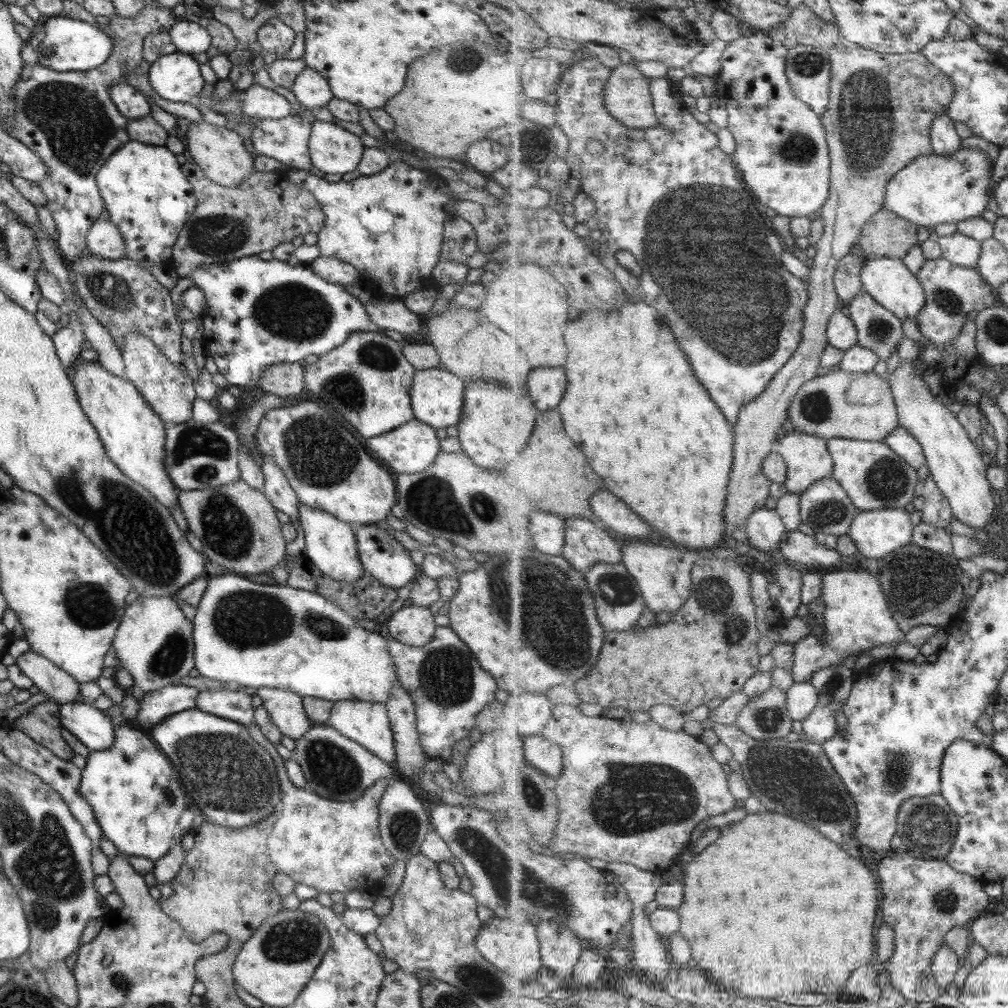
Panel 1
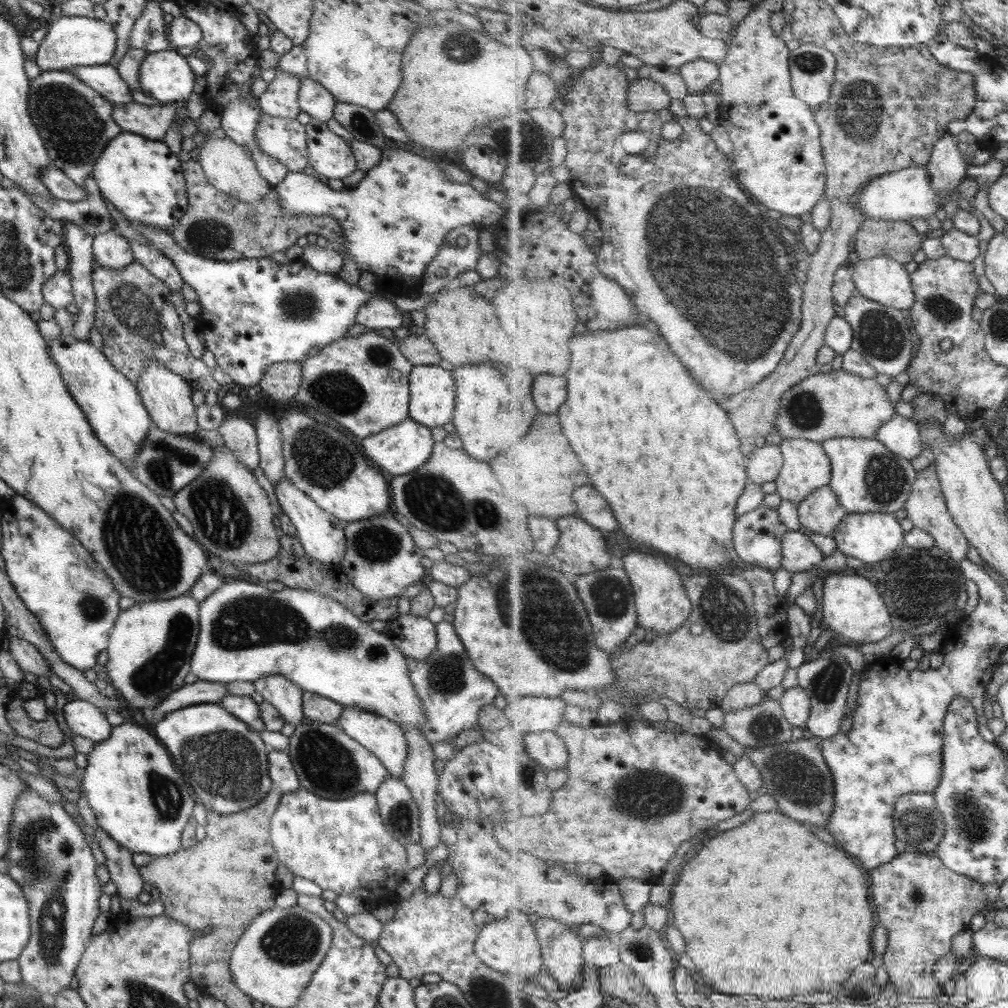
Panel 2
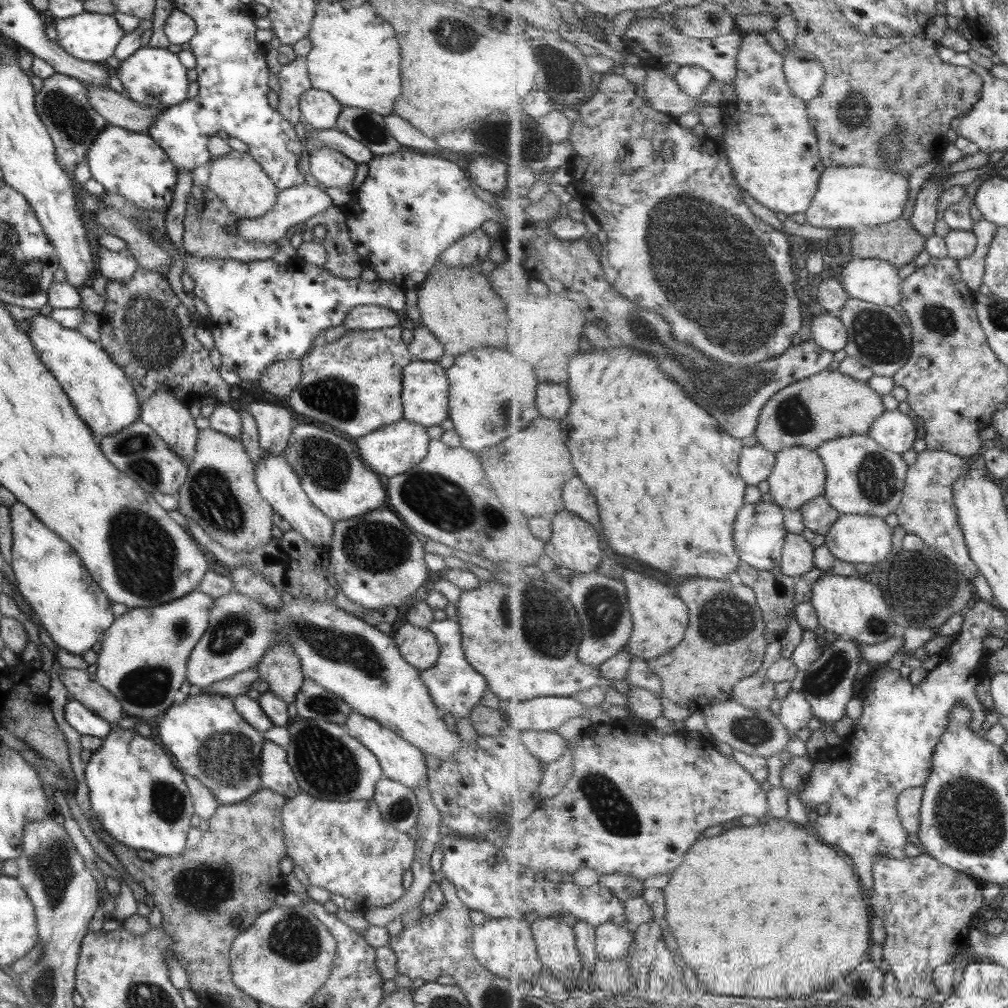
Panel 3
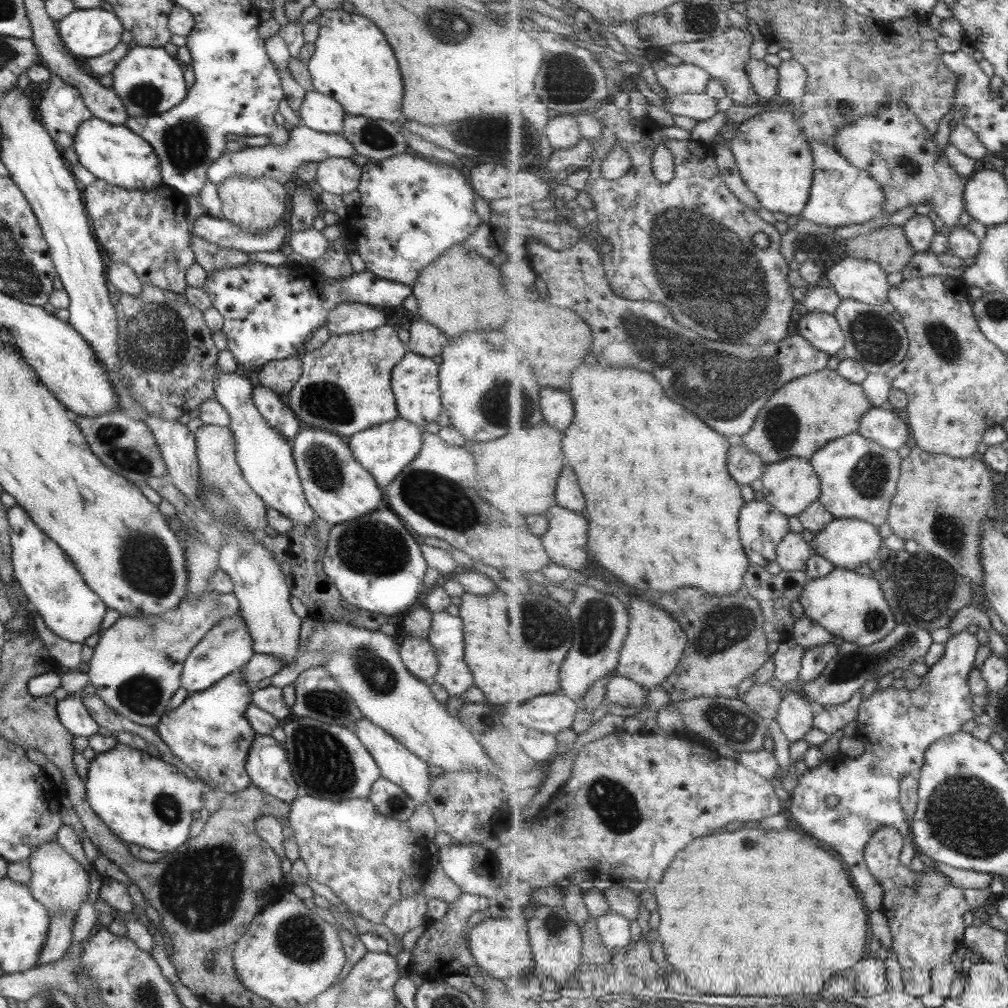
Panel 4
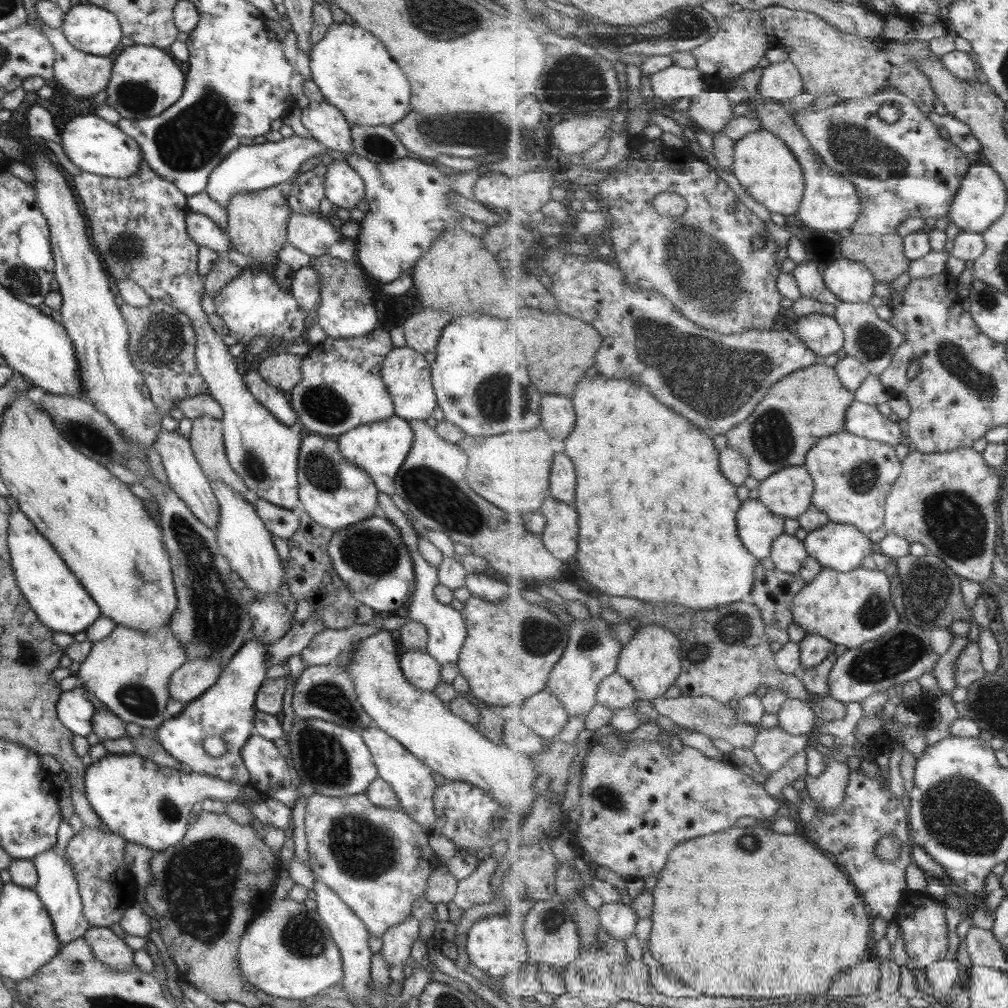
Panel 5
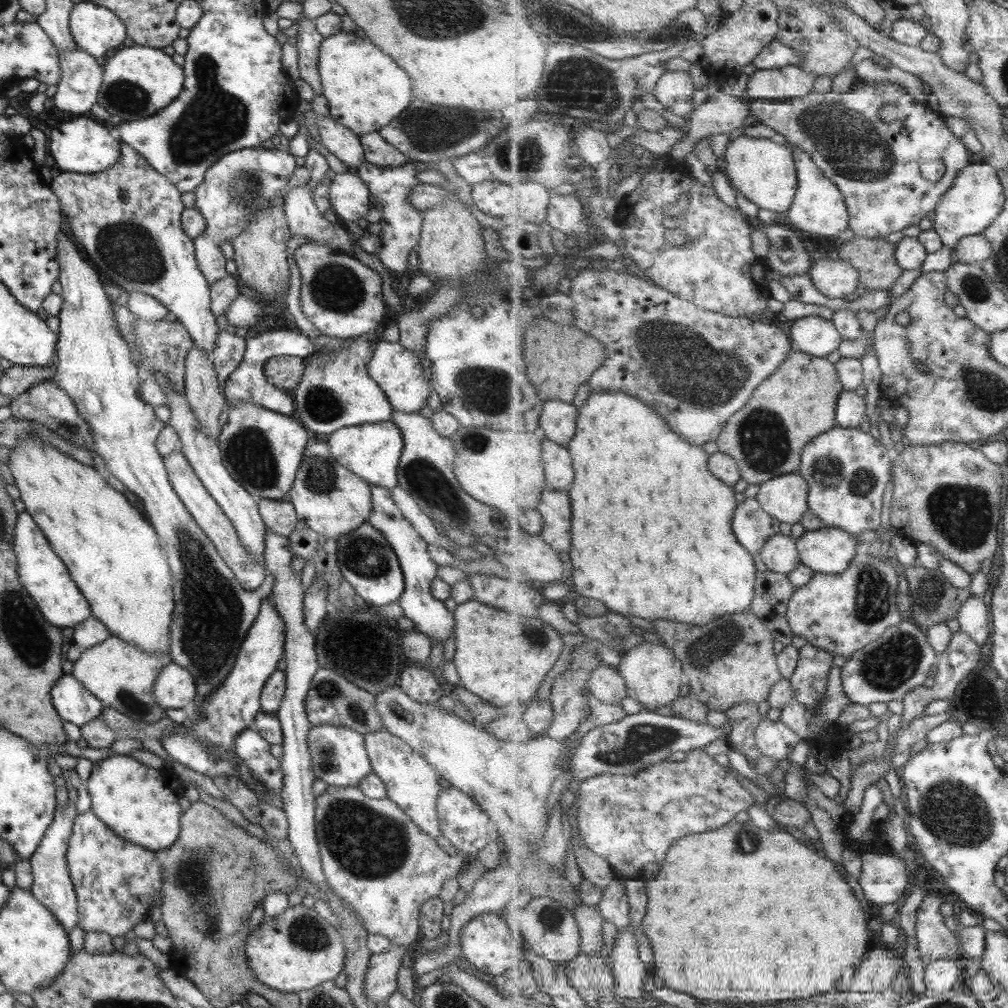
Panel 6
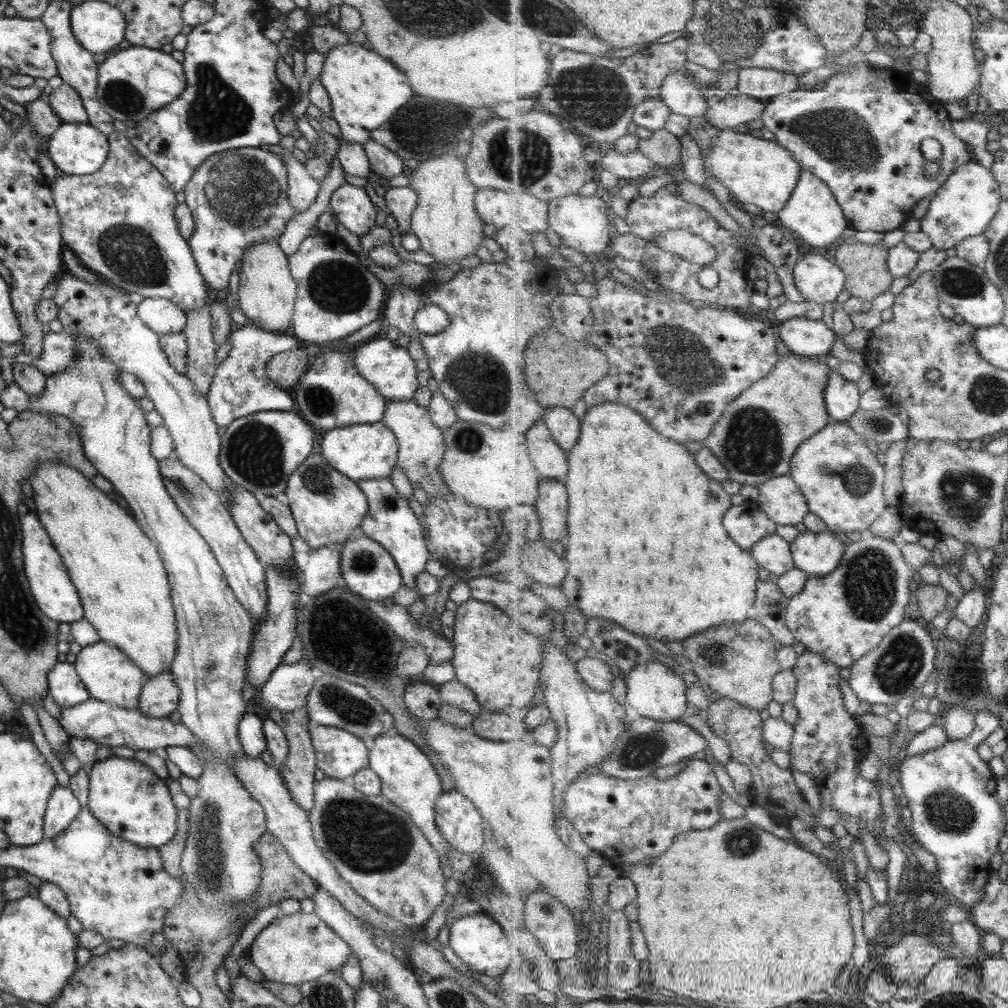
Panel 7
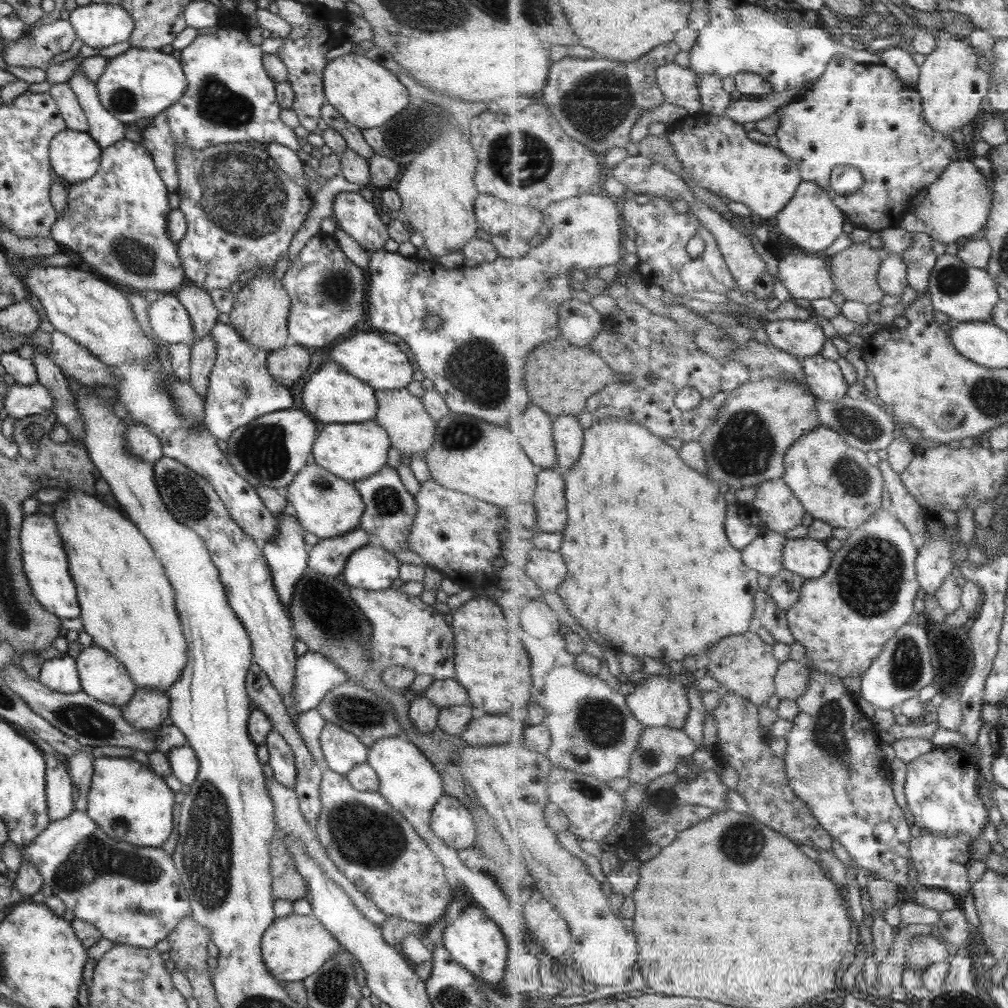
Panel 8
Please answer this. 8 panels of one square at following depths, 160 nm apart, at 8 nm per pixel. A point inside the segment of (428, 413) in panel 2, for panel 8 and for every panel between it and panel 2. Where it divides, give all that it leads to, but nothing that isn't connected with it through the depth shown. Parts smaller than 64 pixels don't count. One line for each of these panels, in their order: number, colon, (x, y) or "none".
3: (424, 387)
4: (414, 383)
5: (405, 373)
6: (398, 373)
7: (387, 367)
8: (367, 357)

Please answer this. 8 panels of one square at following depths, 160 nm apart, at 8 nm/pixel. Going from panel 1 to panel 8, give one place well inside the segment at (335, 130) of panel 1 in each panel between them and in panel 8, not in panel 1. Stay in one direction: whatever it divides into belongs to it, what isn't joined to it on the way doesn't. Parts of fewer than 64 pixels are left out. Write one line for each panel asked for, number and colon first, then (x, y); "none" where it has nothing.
2: (328, 156)
3: (330, 168)
4: (337, 176)
5: (343, 188)
6: (348, 196)
7: (349, 205)
8: (358, 218)

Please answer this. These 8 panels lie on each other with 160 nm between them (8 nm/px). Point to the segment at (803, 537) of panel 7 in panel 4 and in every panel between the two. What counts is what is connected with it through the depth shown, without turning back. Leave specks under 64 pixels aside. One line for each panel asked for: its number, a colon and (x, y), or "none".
4: (846, 542)
5: (842, 547)
6: (829, 549)

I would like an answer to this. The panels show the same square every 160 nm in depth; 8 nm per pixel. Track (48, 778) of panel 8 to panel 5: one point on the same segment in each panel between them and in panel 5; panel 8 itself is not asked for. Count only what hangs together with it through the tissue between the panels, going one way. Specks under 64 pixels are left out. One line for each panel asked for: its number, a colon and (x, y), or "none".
5: (56, 887)
6: (51, 887)
7: (61, 807)

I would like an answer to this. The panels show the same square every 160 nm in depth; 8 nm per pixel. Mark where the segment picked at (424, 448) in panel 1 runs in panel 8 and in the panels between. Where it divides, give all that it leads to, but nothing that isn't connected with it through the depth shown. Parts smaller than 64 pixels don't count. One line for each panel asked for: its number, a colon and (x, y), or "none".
2: (399, 449)
3: (391, 450)
4: (384, 450)
5: (379, 449)
6: (371, 452)
7: (361, 451)
8: (351, 452)

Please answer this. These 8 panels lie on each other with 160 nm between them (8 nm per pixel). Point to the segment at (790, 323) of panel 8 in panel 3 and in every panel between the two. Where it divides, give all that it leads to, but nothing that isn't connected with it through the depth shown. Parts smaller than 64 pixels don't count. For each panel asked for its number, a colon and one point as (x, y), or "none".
3: (829, 332)
4: (822, 329)
5: (822, 333)
6: (817, 336)
7: (804, 336)

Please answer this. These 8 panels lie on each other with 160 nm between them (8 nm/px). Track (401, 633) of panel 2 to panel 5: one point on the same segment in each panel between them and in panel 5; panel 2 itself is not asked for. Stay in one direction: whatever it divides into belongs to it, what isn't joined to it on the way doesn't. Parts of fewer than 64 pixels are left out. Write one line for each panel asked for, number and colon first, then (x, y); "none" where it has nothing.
3: (417, 646)
4: (417, 655)
5: (420, 670)

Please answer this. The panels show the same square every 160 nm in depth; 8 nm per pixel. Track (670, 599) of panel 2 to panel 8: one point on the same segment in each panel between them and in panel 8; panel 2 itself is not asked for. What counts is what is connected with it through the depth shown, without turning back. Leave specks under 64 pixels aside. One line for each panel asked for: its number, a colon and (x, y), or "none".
3: (660, 617)
4: (656, 641)
5: (651, 661)
6: (653, 673)
7: (653, 690)
8: (661, 700)

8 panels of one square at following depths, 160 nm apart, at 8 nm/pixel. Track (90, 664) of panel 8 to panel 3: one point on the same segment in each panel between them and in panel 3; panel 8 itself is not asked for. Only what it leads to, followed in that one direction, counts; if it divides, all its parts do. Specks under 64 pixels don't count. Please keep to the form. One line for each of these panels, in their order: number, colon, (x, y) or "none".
3: (142, 660)
4: (135, 667)
5: (128, 671)
6: (120, 675)
7: (106, 673)

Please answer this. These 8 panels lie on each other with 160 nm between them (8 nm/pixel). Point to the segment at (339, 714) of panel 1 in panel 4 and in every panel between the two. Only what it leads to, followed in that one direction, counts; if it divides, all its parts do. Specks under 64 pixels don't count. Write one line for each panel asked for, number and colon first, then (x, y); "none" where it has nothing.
2: (383, 738)
3: (400, 761)
4: (396, 764)

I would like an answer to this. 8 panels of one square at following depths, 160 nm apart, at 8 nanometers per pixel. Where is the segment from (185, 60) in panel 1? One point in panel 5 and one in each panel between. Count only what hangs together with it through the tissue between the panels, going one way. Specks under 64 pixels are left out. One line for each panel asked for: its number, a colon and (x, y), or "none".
2: (164, 75)
3: (152, 77)
4: (148, 81)
5: (144, 81)

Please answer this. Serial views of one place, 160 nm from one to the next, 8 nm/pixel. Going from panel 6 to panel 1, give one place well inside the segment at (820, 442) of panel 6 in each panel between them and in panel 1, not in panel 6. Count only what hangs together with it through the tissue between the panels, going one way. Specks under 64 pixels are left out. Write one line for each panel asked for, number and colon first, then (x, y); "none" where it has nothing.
1: (876, 477)
2: (867, 476)
3: (864, 478)
4: (859, 477)
5: (854, 475)

